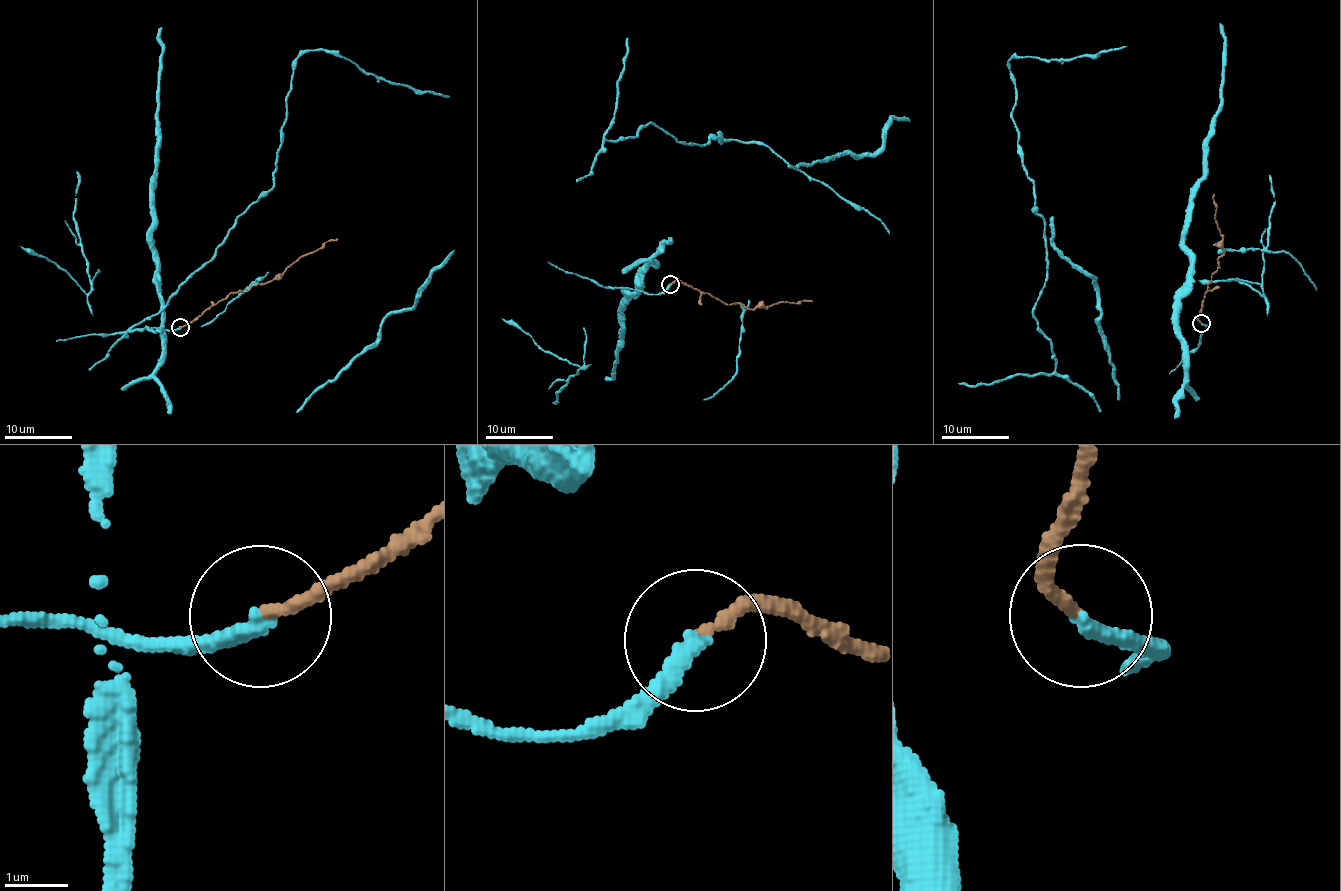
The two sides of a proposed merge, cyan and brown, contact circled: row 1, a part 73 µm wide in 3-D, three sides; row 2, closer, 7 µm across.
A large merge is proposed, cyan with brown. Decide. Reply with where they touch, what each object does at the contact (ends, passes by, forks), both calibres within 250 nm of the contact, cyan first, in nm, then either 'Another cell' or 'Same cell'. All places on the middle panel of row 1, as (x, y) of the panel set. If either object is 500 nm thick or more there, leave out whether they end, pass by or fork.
Place: (670, 284). At the ring cyan ends. At the ring brown ends. Thickness 280 nm (cyan) against 170 nm. Another cell

